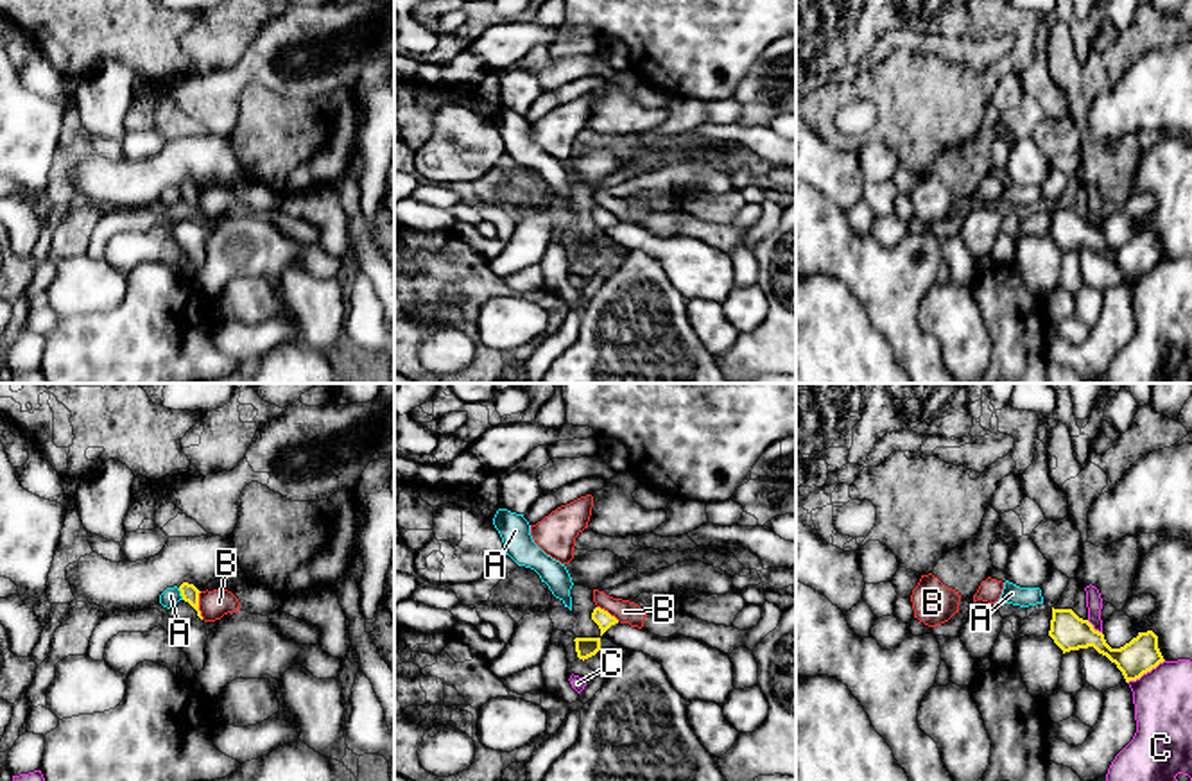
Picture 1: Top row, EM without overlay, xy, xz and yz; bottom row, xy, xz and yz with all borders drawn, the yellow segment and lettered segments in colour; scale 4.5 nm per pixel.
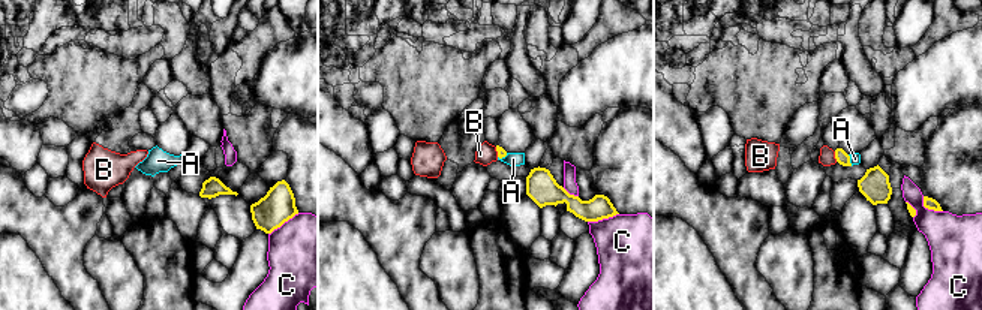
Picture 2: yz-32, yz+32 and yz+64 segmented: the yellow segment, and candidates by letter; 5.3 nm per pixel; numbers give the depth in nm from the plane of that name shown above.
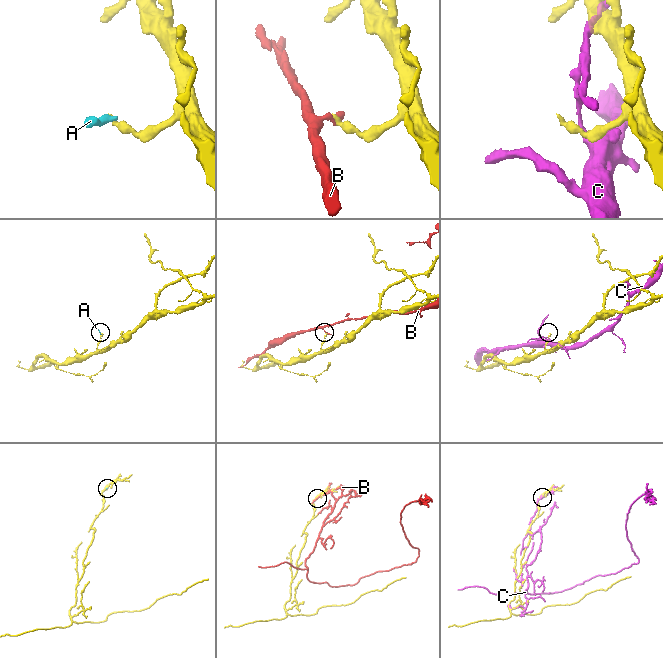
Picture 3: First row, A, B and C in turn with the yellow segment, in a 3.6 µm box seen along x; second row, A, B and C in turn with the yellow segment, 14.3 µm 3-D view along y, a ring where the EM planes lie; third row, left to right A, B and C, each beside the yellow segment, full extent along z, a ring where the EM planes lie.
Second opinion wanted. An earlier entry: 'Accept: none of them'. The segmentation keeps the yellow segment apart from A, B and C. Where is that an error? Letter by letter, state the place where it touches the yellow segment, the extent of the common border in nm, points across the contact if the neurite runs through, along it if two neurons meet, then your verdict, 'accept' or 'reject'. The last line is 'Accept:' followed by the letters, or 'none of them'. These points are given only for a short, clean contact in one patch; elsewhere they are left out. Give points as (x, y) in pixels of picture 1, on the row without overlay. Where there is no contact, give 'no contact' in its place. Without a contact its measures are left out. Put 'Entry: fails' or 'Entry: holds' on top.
Entry: holds
A: contact xy (181, 192); length 60 nm; border xy (178, 187), (183, 197); reject
B: contact xy (198, 205); length 130 nm; border xy (199, 190), (199, 214), (203, 217); reject
C: contact yz (1146, 271); length 200 nm; reject
Accept: none of them

